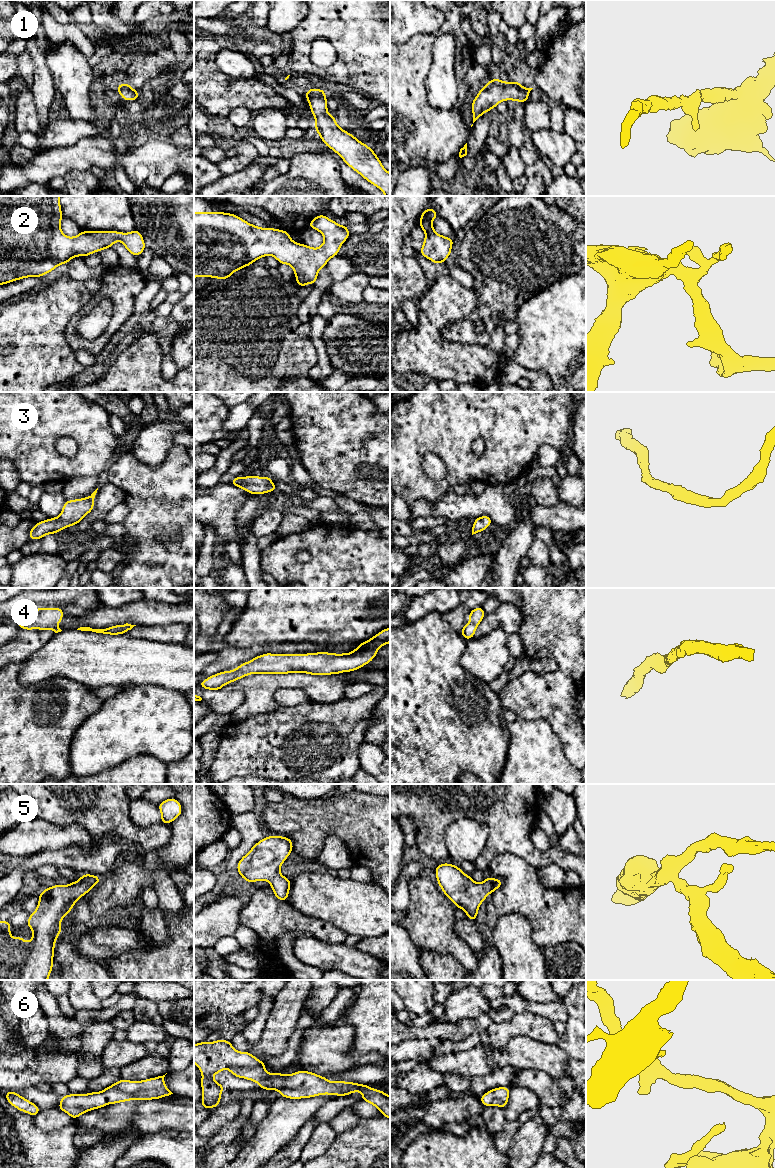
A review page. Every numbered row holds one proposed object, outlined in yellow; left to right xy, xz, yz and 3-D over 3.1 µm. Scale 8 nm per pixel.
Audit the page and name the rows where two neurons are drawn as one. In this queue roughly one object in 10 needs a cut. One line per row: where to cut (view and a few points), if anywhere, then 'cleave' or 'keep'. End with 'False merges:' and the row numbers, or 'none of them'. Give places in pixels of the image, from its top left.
1: no cut | keep
2: no cut | keep
3: no cut | keep
4: no cut | keep
5: no cut | keep
6: no cut | keep
False merges: none of them

